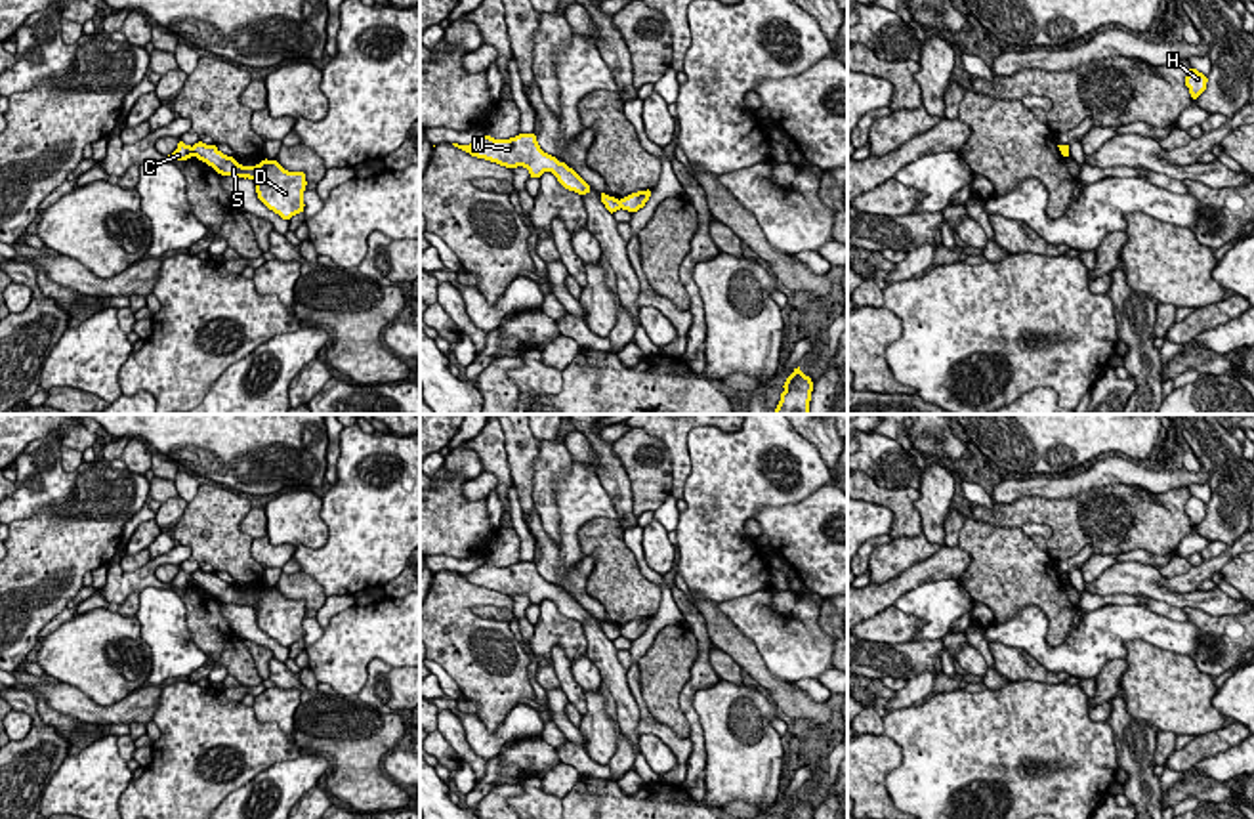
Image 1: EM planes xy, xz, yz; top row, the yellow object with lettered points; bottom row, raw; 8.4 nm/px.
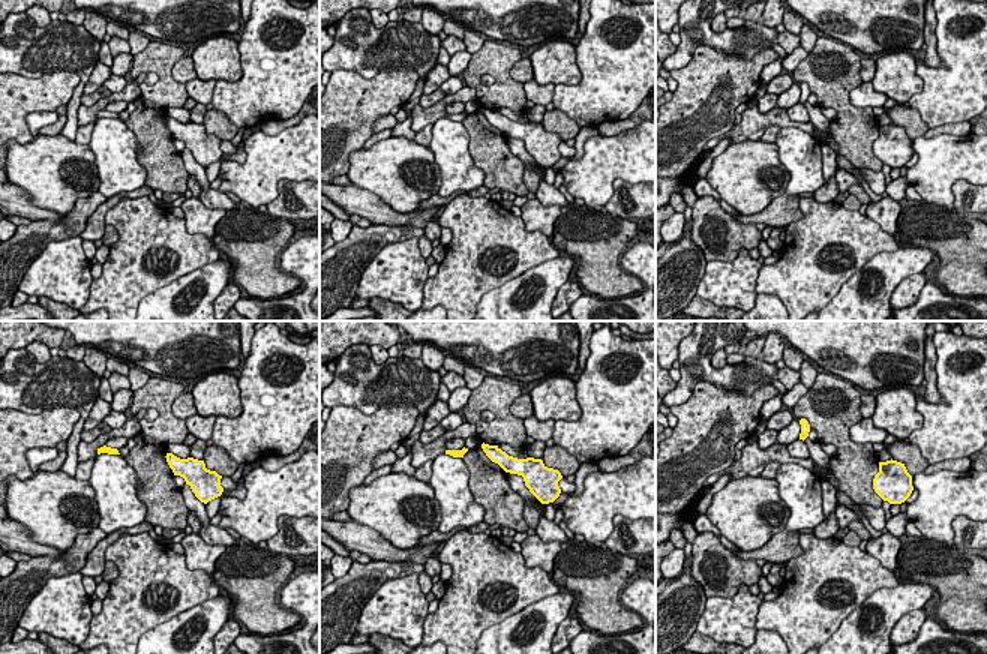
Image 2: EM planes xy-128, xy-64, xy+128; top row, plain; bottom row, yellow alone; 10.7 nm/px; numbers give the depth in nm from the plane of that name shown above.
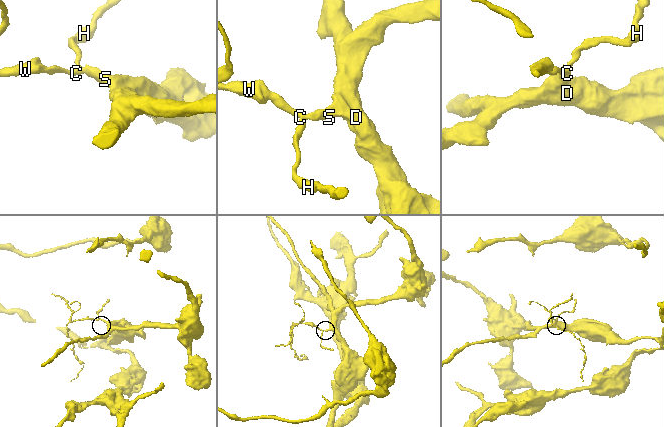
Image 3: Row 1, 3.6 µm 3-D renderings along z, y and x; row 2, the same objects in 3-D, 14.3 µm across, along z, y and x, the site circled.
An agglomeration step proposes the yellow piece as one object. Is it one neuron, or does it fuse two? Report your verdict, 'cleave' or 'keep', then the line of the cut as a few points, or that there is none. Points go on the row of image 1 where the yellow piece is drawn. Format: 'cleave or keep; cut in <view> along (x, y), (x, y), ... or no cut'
cleave; cut in xy along (191, 147), (193, 155)

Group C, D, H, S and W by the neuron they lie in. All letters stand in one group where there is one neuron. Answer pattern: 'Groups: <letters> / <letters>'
Groups: C H W / D S

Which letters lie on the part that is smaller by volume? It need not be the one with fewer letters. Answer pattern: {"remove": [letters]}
{"remove": ["C", "H", "W"]}

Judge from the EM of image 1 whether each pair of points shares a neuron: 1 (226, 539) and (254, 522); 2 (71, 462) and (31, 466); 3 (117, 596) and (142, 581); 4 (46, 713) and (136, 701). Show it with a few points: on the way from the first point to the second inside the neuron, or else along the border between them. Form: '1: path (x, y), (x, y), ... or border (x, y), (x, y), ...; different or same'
1: border (252, 508), (241, 522), (241, 529), (252, 539); different
2: border (62, 445), (62, 466), (73, 472); different
3: path (123, 590), (136, 581); same
4: border (37, 699), (96, 726); different

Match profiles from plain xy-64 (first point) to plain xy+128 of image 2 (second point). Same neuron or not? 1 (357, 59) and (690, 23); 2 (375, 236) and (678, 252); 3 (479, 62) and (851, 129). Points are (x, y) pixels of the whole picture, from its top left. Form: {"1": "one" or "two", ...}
{"1": "one", "2": "one", "3": "one"}

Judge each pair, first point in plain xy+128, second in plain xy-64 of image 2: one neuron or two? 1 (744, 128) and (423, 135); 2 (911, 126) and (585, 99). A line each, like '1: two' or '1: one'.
1: two
2: two

